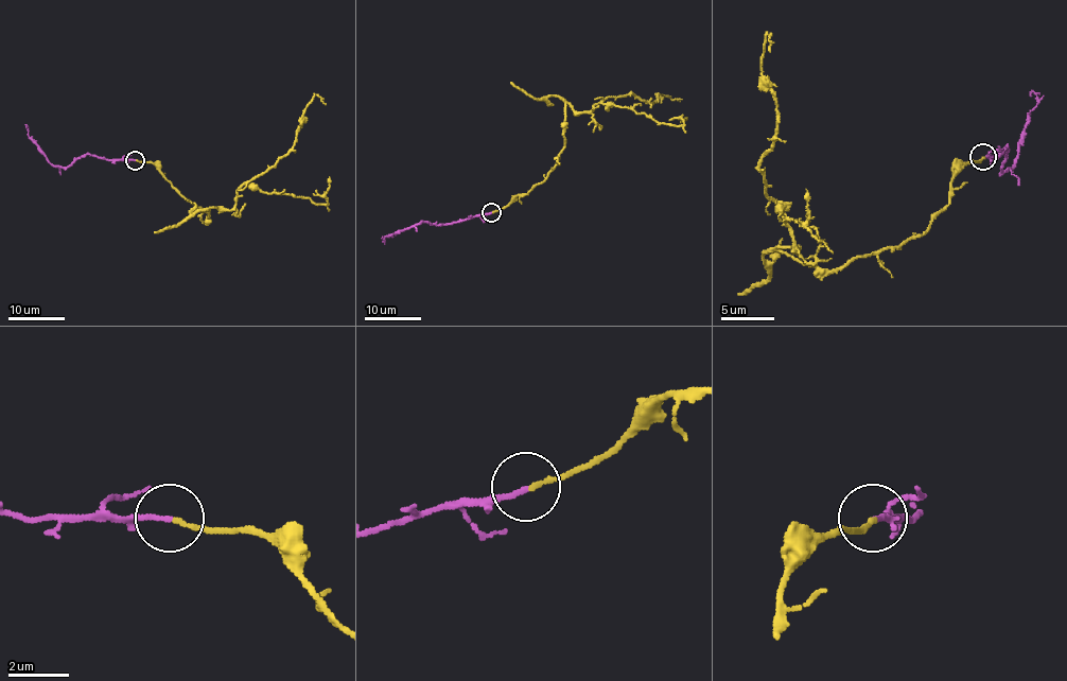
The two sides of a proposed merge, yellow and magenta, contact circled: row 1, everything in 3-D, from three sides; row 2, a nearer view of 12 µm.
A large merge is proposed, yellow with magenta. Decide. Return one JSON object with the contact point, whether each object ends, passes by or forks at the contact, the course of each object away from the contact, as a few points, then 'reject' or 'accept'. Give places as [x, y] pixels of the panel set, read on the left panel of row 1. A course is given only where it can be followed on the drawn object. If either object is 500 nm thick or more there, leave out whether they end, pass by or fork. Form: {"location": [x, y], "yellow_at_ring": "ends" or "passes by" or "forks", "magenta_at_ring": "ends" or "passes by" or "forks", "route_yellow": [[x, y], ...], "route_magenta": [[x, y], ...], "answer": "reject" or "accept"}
{"location": [135, 160], "yellow_at_ring": "ends", "magenta_at_ring": "ends", "route_yellow": [[136, 159], [151, 162], [207, 220], [210, 207], [230, 210], [237, 190], [294, 145], [312, 98], [326, 104]], "route_magenta": [[136, 159], [106, 159], [85, 154], [68, 167], [56, 167], [31, 138], [27, 125]], "answer": "accept"}

